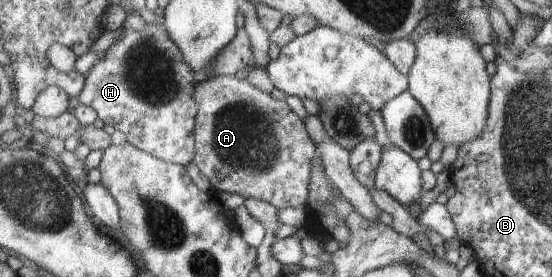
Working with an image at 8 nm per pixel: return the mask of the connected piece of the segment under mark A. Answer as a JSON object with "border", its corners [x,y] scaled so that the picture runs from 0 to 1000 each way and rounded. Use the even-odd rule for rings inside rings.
{"border":[[[397,271],[359,292],[350,354],[361,386],[353,592],[382,657],[384,679],[428,700],[444,722],[460,715],[484,726],[507,758],[549,755],[563,708],[563,639],[578,545],[556,477],[556,451],[516,361],[500,361],[493,339],[469,325],[447,285],[435,289],[424,271]]]}

